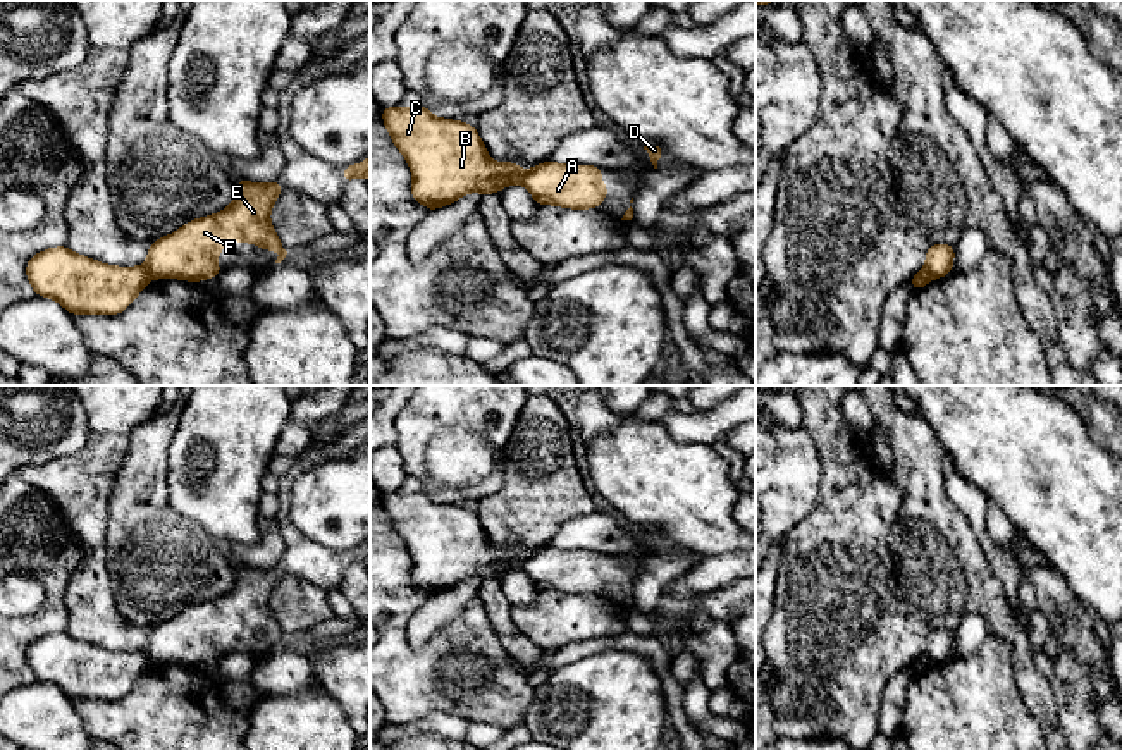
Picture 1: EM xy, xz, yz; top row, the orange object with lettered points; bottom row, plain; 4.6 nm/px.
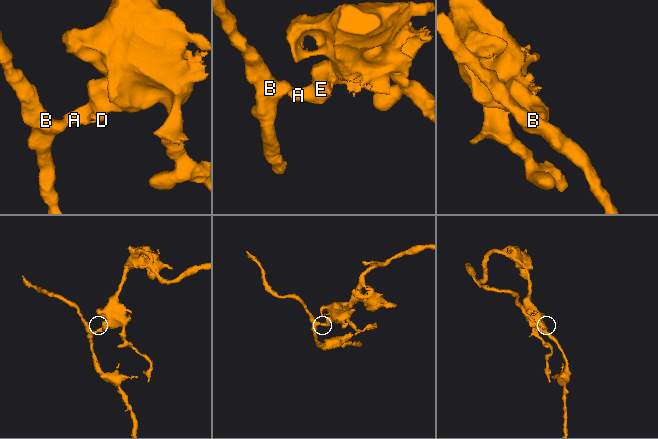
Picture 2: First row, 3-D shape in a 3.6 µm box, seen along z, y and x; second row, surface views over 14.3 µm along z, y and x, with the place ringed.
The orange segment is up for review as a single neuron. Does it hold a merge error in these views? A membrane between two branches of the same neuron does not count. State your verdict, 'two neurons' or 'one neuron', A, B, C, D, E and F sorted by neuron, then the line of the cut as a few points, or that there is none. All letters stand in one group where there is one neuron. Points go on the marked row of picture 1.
two neurons; A D E F / B C; cut in xz along (530, 171), (520, 183)

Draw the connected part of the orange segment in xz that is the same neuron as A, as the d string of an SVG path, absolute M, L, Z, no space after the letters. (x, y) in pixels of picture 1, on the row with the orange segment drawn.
M544 162L533 167L523 186L530 191L537 205L556 205L563 208L599 208L609 189L601 182L604 169L594 165L559 165Z

